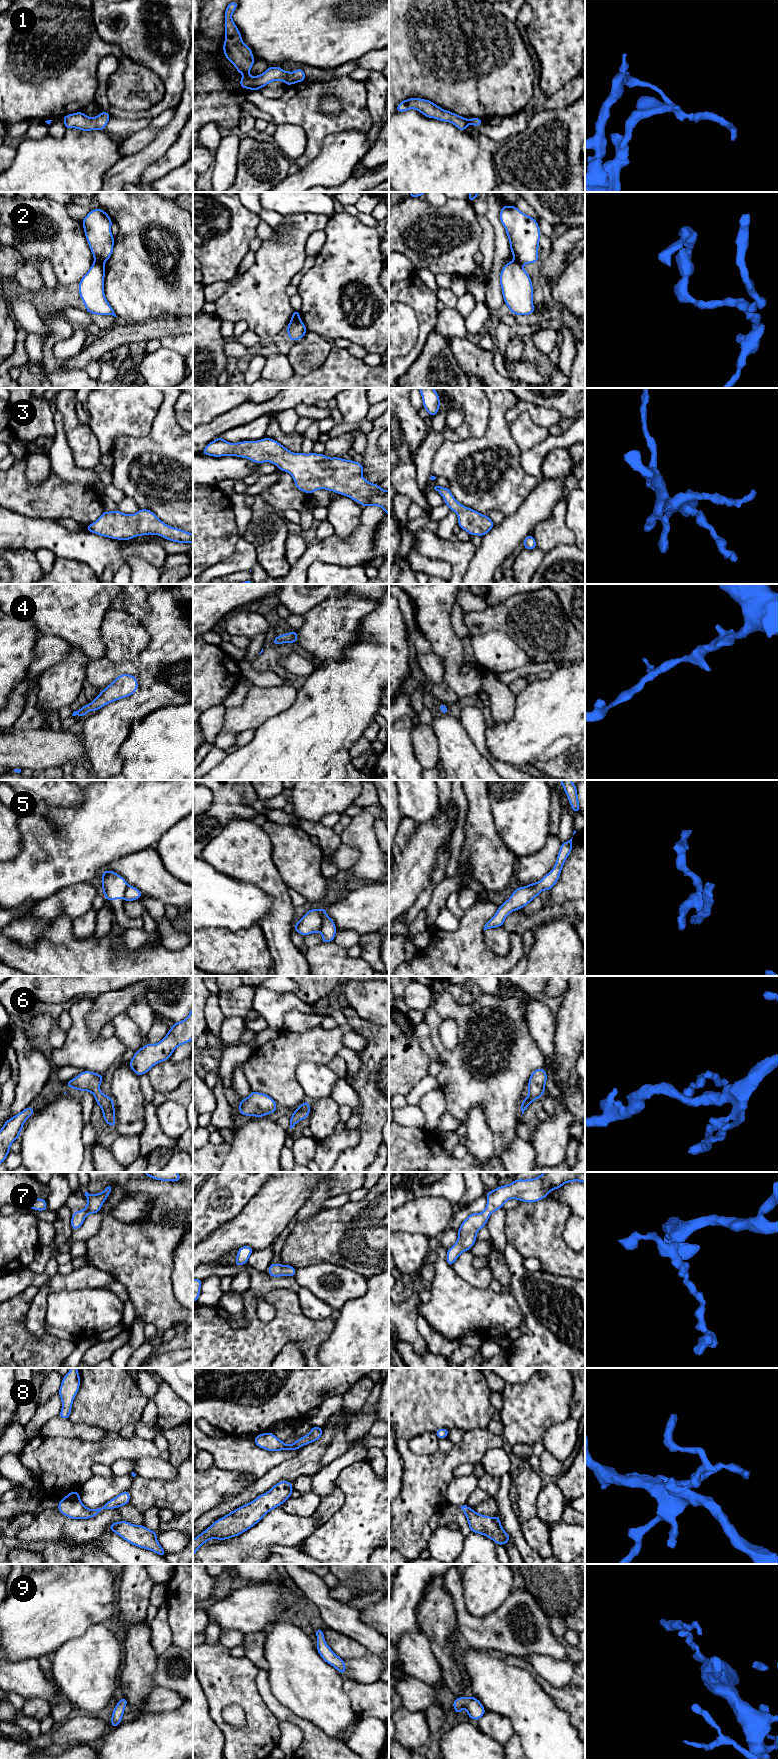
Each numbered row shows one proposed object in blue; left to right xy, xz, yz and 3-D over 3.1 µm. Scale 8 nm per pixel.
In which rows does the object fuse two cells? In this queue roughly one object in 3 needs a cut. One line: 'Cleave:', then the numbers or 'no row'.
Cleave: 1, 2, 5

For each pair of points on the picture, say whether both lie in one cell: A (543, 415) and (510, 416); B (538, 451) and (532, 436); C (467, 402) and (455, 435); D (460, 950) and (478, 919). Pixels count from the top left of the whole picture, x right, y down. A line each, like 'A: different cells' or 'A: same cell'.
A: same cell
B: different cells
C: same cell
D: same cell

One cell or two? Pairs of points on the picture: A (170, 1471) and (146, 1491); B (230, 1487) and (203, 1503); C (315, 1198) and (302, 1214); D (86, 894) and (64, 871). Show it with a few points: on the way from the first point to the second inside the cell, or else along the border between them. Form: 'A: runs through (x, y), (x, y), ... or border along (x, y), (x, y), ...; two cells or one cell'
A: border along (178, 1468), (178, 1474), (168, 1480), (137, 1475); two cells
B: runs through (223, 1487), (219, 1487), (210, 1496); one cell
C: runs through (314, 1202), (306, 1210); one cell
D: border along (90, 881), (82, 881), (65, 886), (55, 894); two cells

